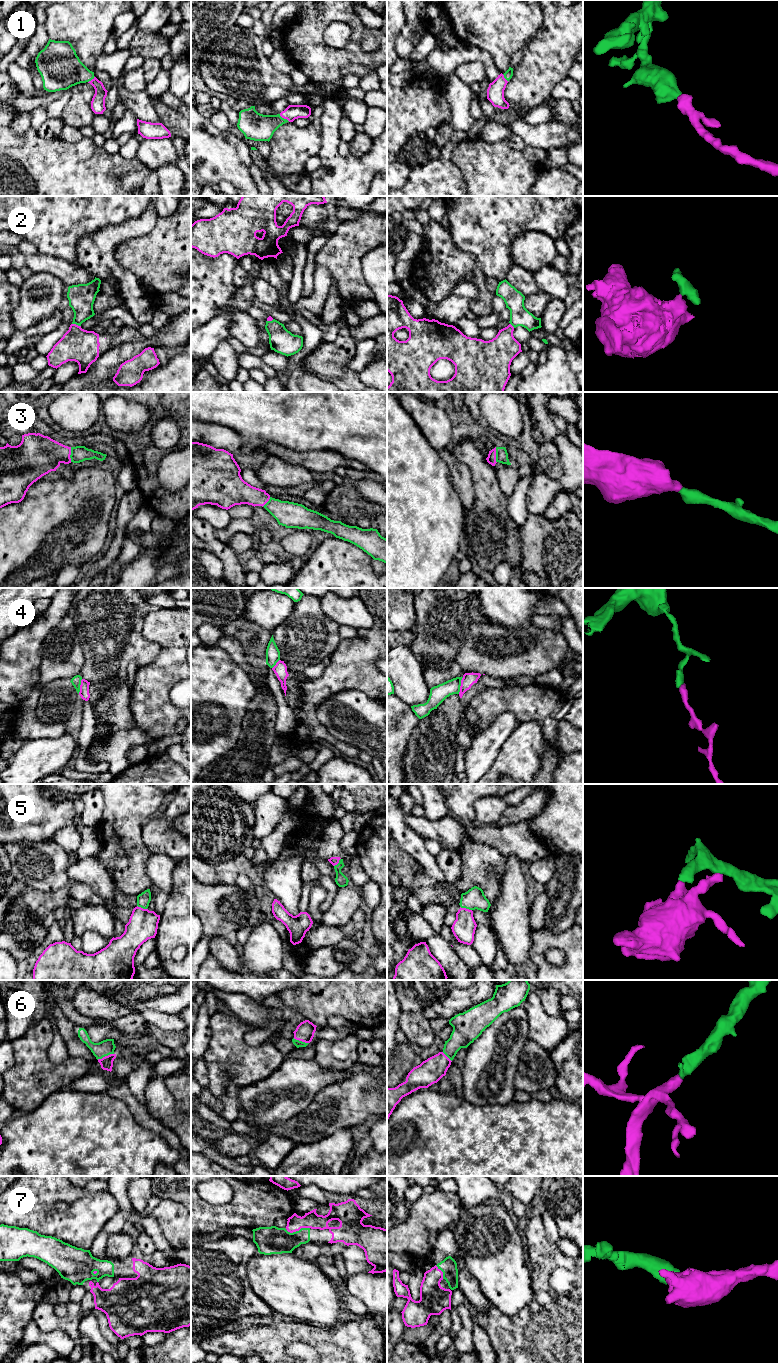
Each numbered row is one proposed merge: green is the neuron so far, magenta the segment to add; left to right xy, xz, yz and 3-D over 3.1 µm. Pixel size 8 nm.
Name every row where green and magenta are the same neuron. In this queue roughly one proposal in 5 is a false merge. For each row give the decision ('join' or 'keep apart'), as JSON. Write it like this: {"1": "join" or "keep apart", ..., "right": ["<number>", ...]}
{"1": "join", "2": "keep apart", "3": "join", "4": "keep apart", "5": "join", "6": "join", "7": "join", "right": ["1", "3", "5", "6", "7"]}

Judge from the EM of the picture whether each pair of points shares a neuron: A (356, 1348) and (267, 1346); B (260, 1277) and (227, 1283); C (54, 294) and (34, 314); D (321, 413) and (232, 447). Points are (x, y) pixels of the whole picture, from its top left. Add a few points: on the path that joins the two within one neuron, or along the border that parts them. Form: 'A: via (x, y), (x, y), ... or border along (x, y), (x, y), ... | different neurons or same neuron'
A: via (334, 1347), (329, 1347), (317, 1336), (289, 1336) | same neuron
B: border along (253, 1256), (247, 1264), (247, 1280), (261, 1299) | different neurons
C: via (50, 299), (39, 309) | same neuron
D: border along (226, 427), (232, 428), (242, 438), (242, 450) | different neurons

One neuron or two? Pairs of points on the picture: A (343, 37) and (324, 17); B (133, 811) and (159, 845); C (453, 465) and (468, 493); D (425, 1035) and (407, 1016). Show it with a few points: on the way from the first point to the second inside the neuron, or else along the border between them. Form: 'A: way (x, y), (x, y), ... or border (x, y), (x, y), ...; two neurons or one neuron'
A: border (351, 26), (334, 21), (323, 33), (326, 44); two neurons
B: border (152, 815), (141, 828), (141, 837), (145, 847); two neurons
C: way (460, 472), (463, 486); one neuron
D: way (420, 1030), (411, 1021); one neuron

